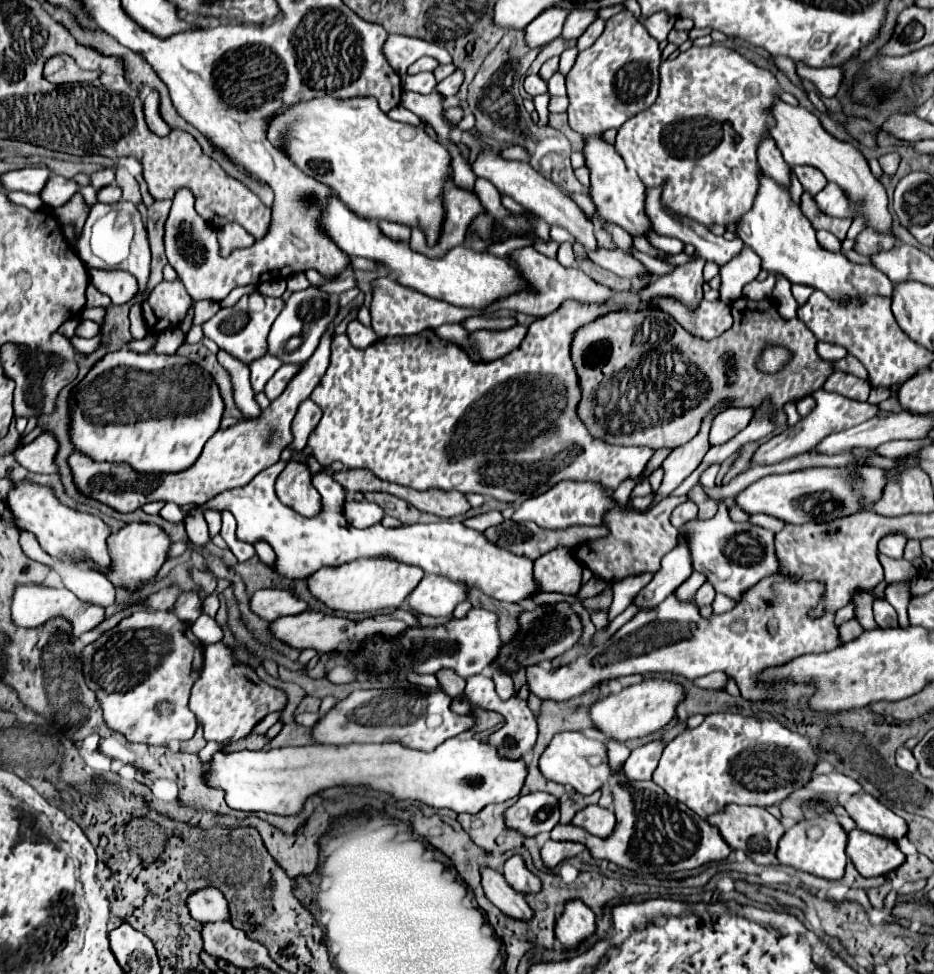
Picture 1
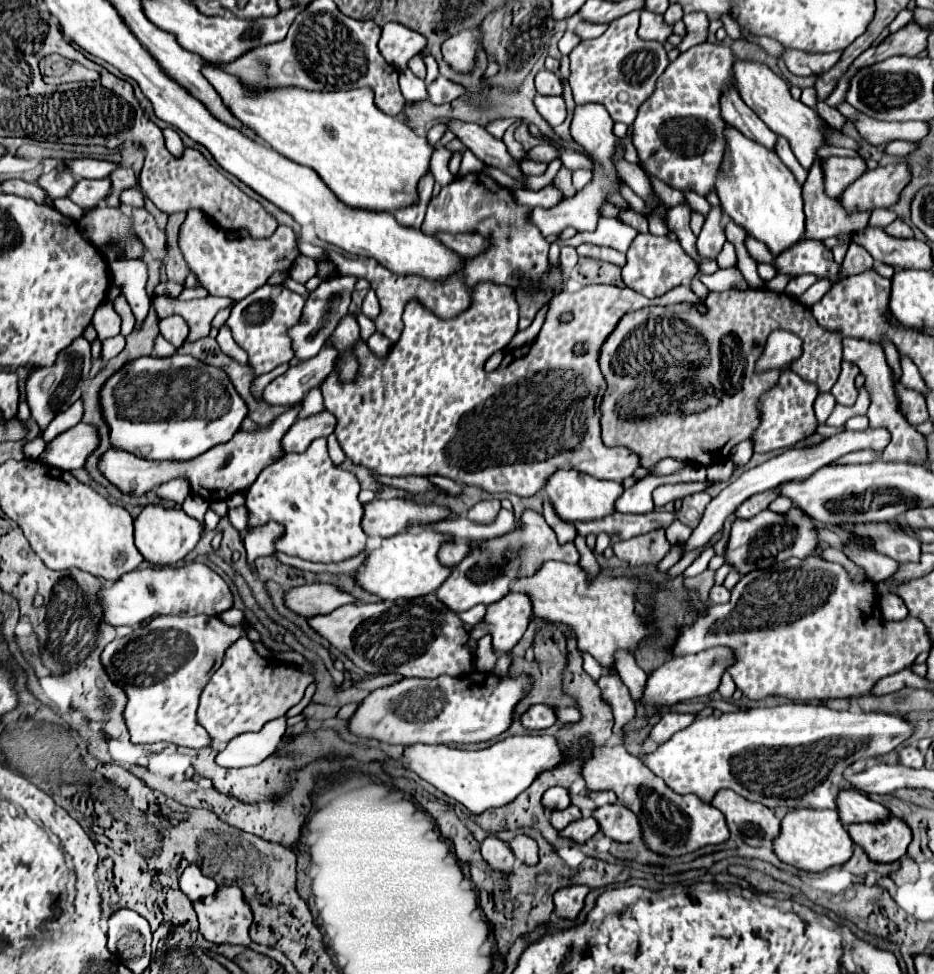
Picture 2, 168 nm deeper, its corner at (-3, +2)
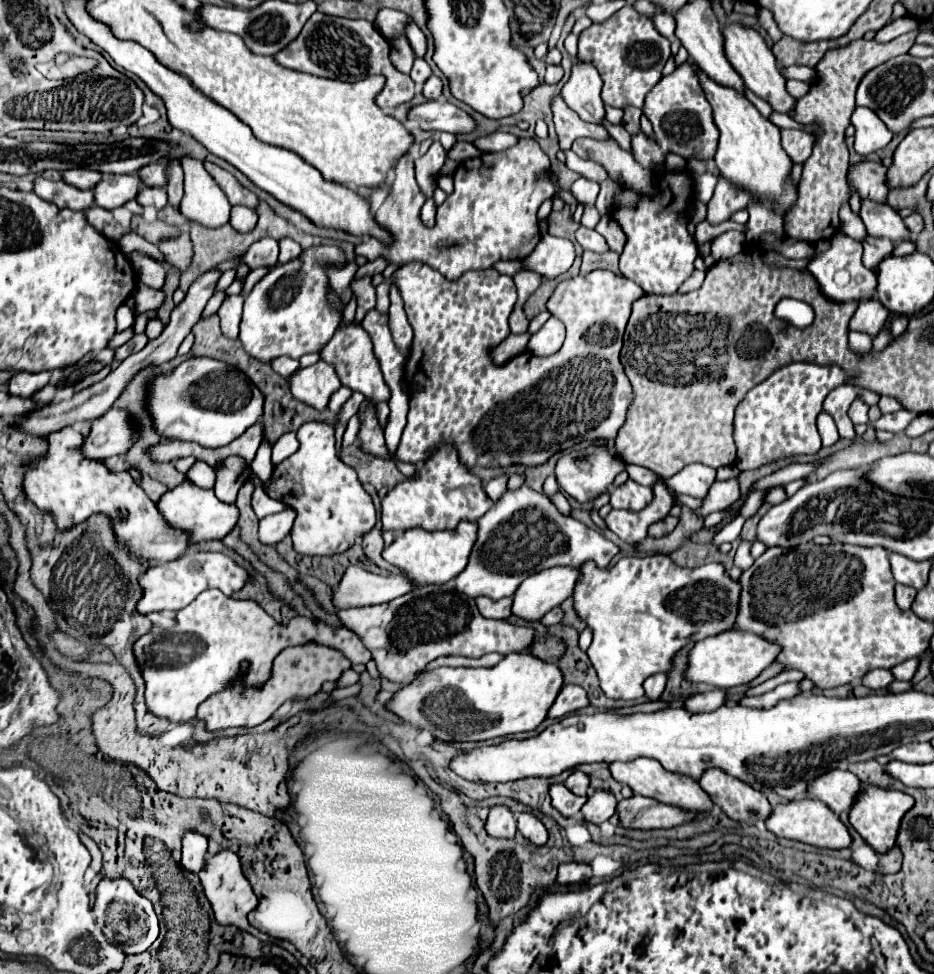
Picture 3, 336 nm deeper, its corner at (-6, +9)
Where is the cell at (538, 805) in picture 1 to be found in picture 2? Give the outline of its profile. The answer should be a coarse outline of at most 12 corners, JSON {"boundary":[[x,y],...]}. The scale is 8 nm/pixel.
{"boundary":[[551,787],[541,797],[545,811],[563,811],[571,805],[569,791]]}

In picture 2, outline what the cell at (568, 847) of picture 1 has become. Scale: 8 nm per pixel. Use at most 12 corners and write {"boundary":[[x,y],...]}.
{"boundary":[[593,817],[579,819],[559,835],[583,845],[599,831]]}

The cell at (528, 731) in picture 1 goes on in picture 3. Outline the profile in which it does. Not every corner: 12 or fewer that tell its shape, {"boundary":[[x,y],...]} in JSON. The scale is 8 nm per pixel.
{"boundary":[[566,684],[548,712],[548,718],[562,718],[586,708],[584,688]]}

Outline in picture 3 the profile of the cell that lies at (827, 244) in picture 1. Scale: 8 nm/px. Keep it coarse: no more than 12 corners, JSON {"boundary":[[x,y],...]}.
{"boundary":[[844,232],[812,260],[834,300],[876,296],[876,276],[862,266],[862,244]]}

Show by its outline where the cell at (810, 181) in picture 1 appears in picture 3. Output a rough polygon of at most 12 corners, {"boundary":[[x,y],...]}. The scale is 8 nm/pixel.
{"boundary":[[882,162],[850,166],[848,178],[862,198],[884,204],[890,192]]}

